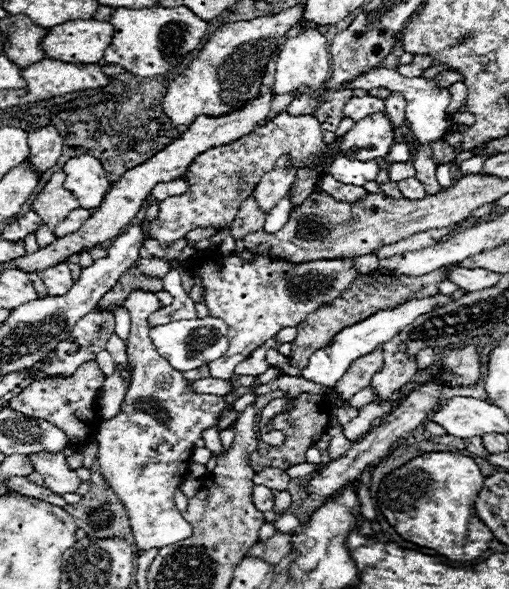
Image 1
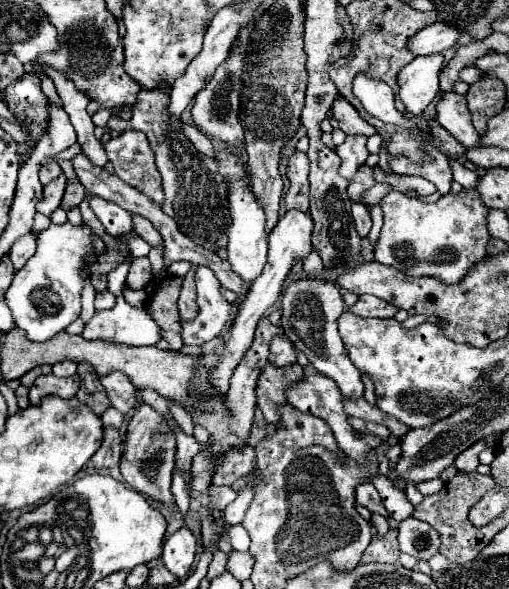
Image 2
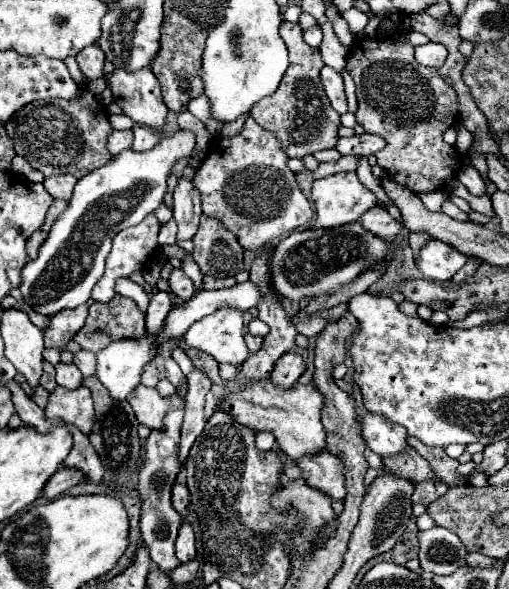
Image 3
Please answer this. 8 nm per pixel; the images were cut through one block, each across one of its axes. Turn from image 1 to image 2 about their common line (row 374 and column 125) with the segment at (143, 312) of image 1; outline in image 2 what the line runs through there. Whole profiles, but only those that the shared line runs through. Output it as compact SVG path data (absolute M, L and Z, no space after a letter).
M126 130L120 136L104 144L108 160L114 166L114 174L148 196L154 204L164 202L160 172L154 164L154 154L148 146L146 134L138 130Z

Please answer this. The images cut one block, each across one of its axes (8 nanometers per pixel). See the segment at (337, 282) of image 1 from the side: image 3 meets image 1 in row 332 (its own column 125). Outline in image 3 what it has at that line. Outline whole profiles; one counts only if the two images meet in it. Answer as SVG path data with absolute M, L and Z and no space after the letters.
M148 214L148 218L144 218L144 222L140 222L138 226L132 228L124 228L116 234L114 242L112 242L112 250L106 258L106 272L104 276L98 280L98 284L92 290L92 300L96 302L108 302L114 298L114 280L122 278L122 276L130 276L134 270L144 270L148 258L152 258L152 254L158 248L158 230L160 224L156 220L154 214Z

